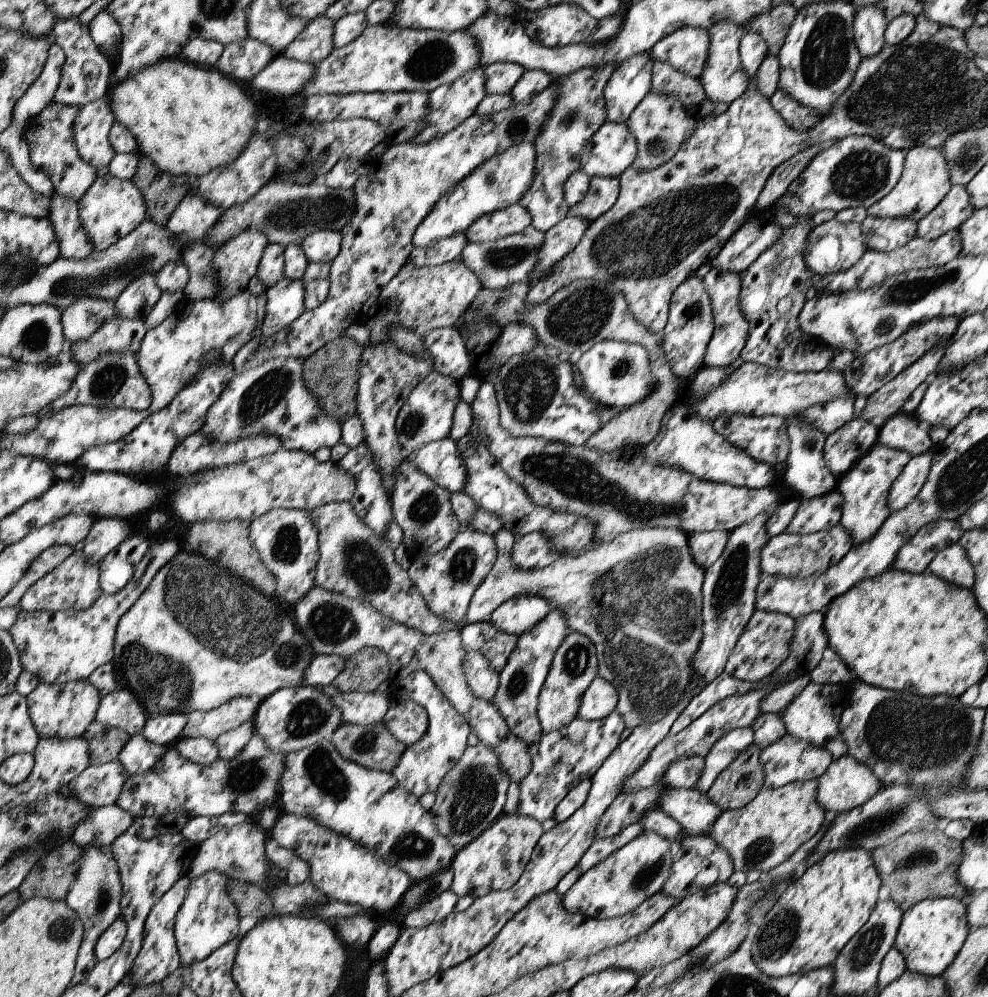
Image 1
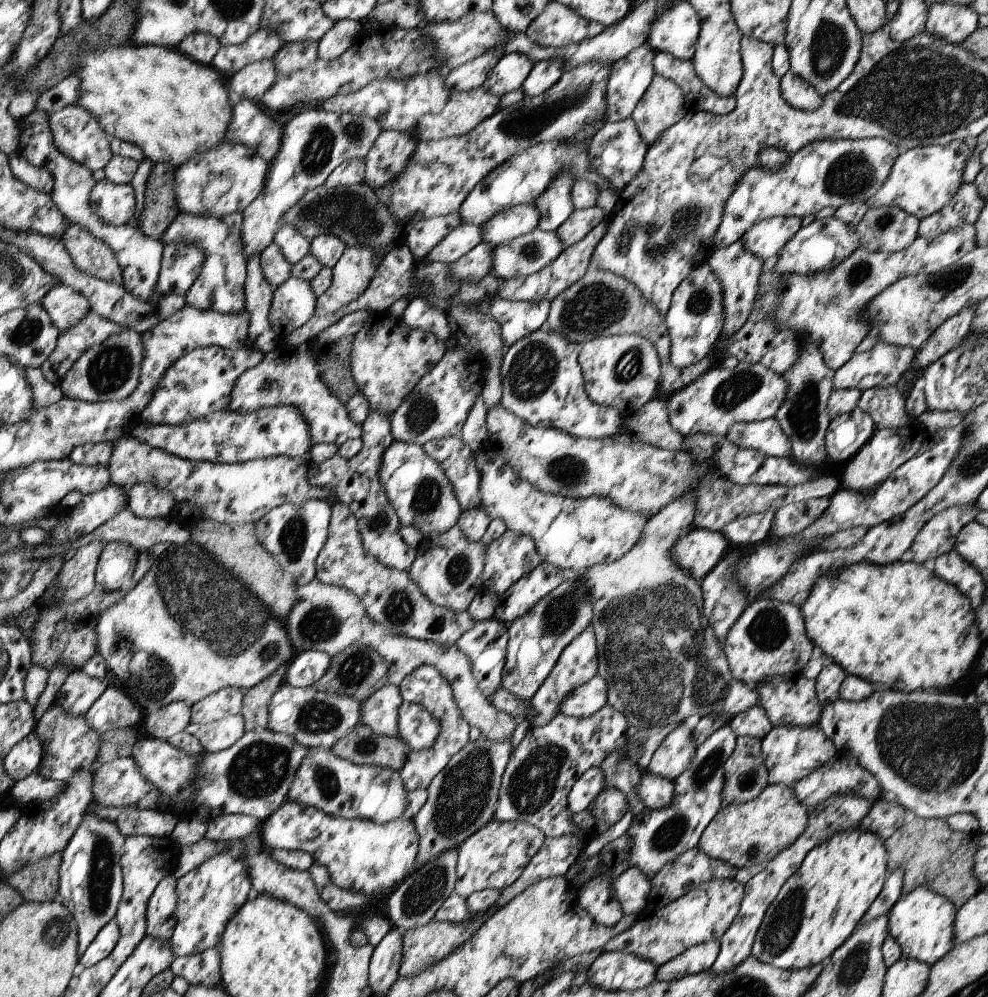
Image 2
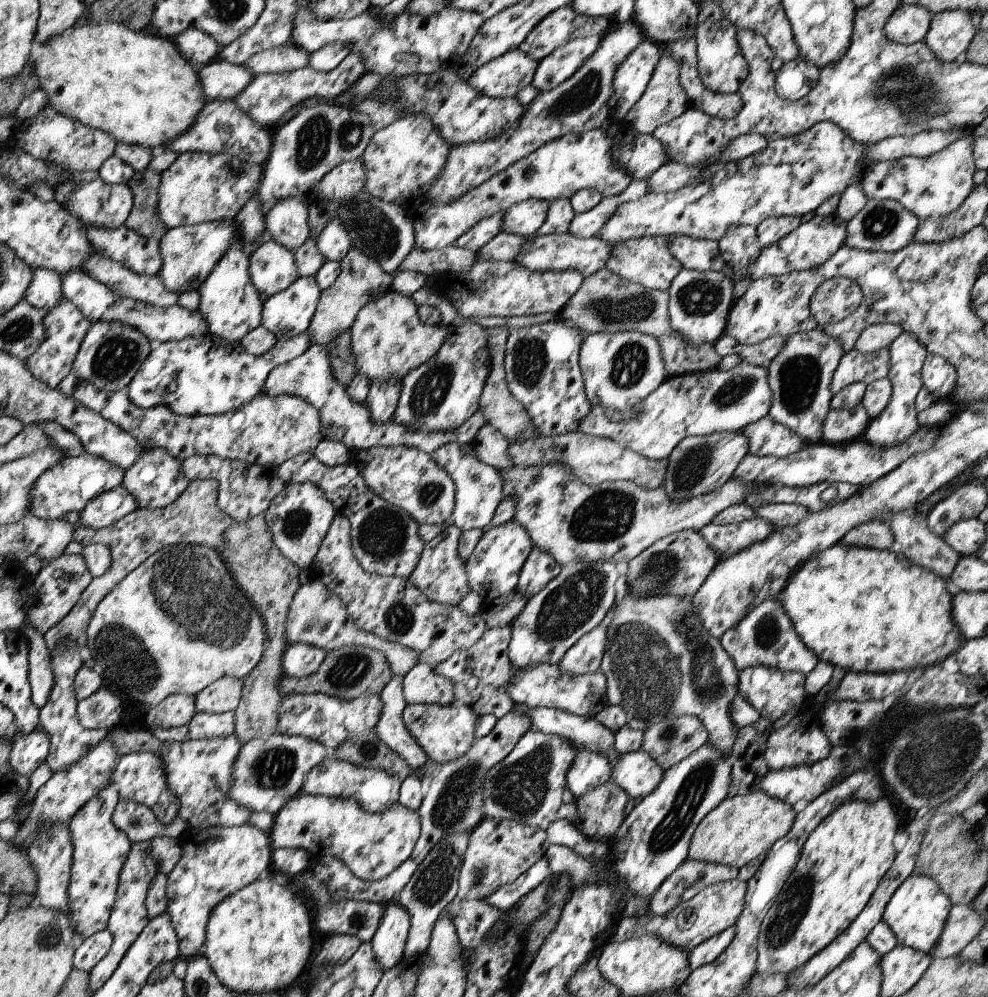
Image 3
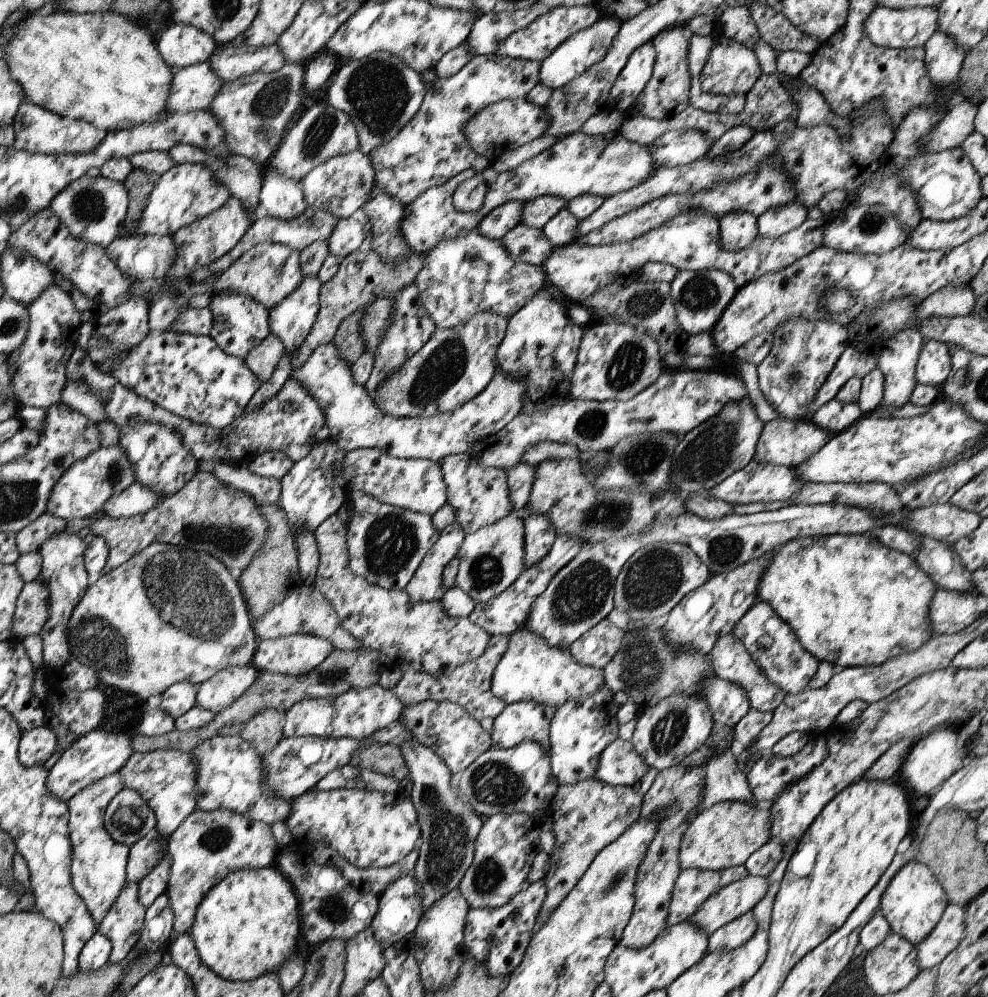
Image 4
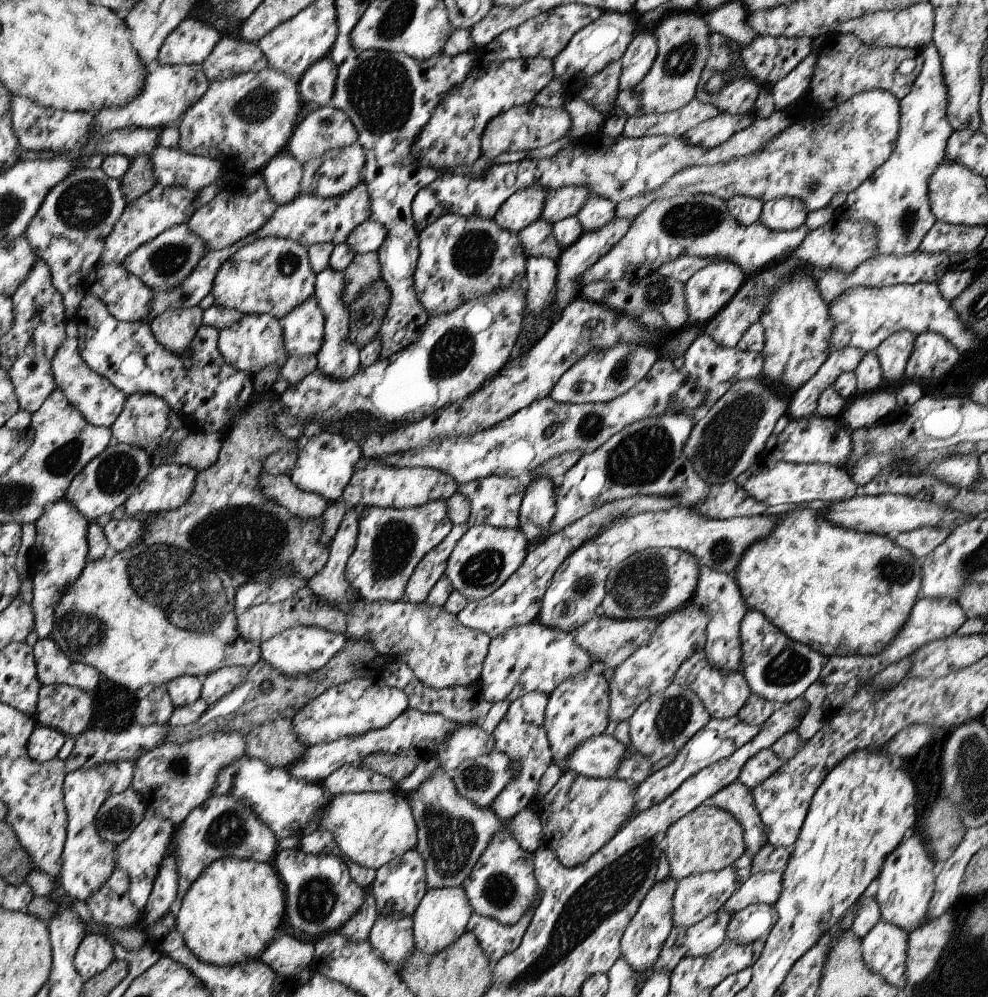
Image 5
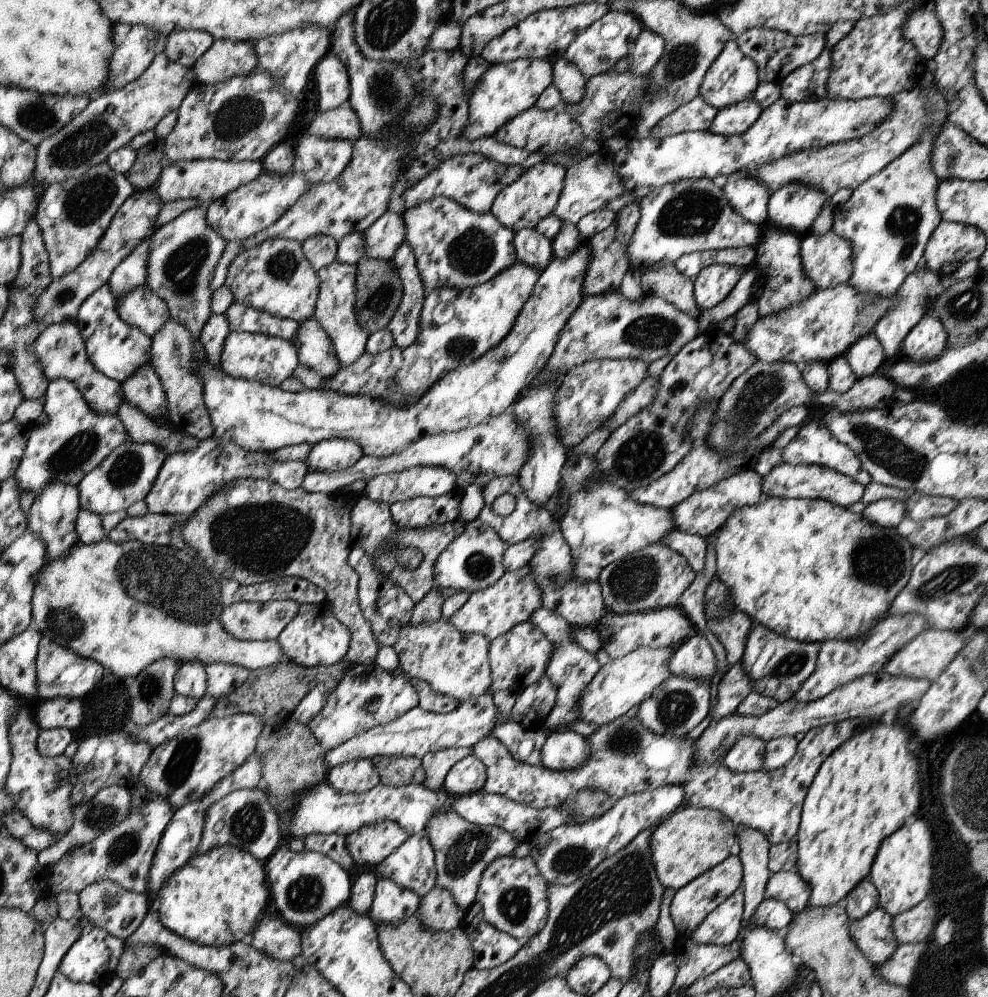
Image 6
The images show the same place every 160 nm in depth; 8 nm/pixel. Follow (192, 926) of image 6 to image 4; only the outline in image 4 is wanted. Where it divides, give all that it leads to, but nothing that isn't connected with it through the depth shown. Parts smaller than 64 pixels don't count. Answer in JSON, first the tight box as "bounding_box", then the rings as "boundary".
{"bounding_box":[191,865,300,981],"boundary":[[[272,865],[261,869],[240,869],[214,886],[197,911],[191,937],[204,964],[228,981],[254,981],[266,973],[276,973],[290,959],[300,934],[300,902],[290,882]]]}

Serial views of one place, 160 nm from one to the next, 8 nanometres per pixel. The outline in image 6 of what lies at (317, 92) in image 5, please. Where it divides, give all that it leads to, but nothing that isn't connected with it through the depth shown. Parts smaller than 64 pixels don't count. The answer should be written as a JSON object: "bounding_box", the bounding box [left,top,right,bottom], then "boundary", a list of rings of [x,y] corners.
{"bounding_box":[313,52,351,113],"boundary":[[[328,52],[315,66],[313,74],[318,87],[320,113],[348,103],[351,94],[350,75],[341,59]]]}

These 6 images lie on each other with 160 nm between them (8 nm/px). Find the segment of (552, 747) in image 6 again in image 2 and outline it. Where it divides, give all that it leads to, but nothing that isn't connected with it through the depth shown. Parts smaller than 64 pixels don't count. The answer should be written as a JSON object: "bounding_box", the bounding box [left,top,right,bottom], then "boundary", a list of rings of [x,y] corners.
{"bounding_box":[638,770,675,809],"boundary":[[[650,770],[642,771],[638,792],[643,803],[650,809],[663,809],[672,804],[675,786],[671,780],[658,777]]]}

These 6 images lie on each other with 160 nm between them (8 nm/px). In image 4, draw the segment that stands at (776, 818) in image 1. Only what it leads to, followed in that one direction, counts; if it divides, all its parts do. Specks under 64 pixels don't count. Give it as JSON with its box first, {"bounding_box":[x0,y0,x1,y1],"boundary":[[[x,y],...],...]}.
{"bounding_box":[679,801,771,870],"boundary":[[[720,801],[691,820],[679,848],[682,869],[724,870],[743,865],[771,839],[771,810],[767,802]]]}

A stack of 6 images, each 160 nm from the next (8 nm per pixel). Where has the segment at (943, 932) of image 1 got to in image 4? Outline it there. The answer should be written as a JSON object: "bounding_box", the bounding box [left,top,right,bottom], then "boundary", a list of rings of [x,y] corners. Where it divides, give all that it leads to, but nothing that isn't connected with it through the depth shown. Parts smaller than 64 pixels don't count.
{"bounding_box":[880,858,948,945],"boundary":[[[916,858],[893,876],[882,895],[880,912],[889,922],[892,932],[917,945],[936,928],[948,905],[948,897],[936,875]]]}

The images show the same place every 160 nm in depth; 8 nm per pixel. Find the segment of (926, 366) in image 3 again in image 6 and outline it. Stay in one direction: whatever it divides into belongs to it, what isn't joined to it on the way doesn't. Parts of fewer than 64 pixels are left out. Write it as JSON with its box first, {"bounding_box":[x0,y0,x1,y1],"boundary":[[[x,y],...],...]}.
{"bounding_box":[902,312,948,361],"boundary":[[[932,312],[922,317],[922,320],[909,330],[904,339],[902,350],[904,357],[910,361],[933,361],[948,348],[947,332],[942,321]]]}

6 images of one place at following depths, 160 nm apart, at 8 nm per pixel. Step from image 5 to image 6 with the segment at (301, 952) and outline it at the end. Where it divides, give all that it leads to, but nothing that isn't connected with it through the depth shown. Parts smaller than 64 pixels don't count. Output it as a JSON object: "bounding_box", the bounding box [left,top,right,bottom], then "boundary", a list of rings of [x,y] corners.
{"bounding_box":[248,916,302,963],"boundary":[[[265,916],[248,942],[268,958],[282,962],[292,963],[302,952],[300,930],[277,916]]]}

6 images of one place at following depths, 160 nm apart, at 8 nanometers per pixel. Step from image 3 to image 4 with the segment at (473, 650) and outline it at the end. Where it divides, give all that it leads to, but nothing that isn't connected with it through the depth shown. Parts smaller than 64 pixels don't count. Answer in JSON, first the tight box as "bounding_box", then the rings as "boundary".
{"bounding_box":[393,635,510,722],"boundary":[[[491,635],[490,644],[477,659],[468,661],[454,672],[437,677],[436,675],[408,669],[403,672],[400,682],[393,688],[394,694],[405,707],[427,700],[442,702],[447,700],[463,706],[478,722],[482,718],[496,718],[507,705],[491,691],[491,678],[497,662],[502,658],[509,645],[510,635]]]}

